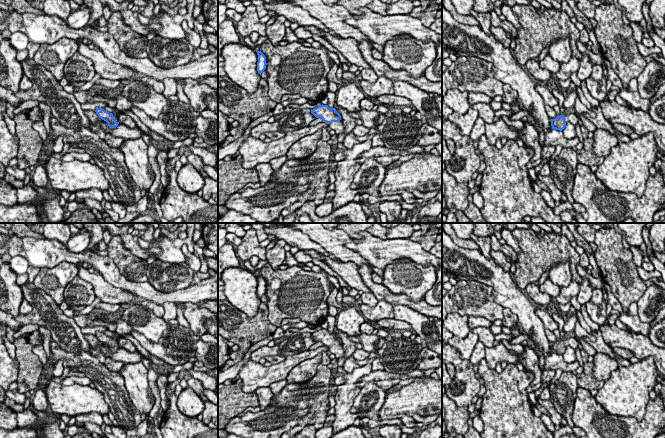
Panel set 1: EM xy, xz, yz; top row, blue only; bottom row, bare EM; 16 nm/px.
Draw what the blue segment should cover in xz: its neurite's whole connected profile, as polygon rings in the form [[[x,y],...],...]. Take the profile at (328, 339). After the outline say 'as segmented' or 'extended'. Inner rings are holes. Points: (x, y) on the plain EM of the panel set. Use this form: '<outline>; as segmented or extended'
[[[320,329],[314,333],[311,333],[311,337],[316,342],[322,342],[323,346],[329,349],[331,354],[334,354],[337,359],[343,357],[344,349],[341,345],[340,338],[335,332],[330,333],[328,329]]]; extended

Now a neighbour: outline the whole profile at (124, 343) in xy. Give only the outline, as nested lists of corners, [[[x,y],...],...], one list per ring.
[[[119,337],[117,338],[117,341],[120,348],[123,348],[129,352],[138,352],[137,348],[134,346],[134,344],[130,340],[124,337]]]

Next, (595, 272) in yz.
[[[586,252],[586,255],[588,256],[588,259],[589,259],[589,263],[591,264],[592,266],[592,270],[591,270],[591,275],[594,277],[594,278],[600,278],[601,277],[601,271],[599,269],[599,267],[597,266],[596,264],[596,261],[595,261],[595,258],[594,256],[590,255],[588,252]]]

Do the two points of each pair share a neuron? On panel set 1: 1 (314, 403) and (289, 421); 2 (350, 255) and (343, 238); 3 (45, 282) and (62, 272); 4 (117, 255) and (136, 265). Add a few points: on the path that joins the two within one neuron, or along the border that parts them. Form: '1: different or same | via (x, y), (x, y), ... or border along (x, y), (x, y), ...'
1: different | border along (284, 406), (307, 408), (309, 412)
2: same | via (346, 251), (341, 246), (341, 242)
3: same | via (49, 280), (54, 280), (58, 276)
4: same | via (122, 257), (131, 265)

